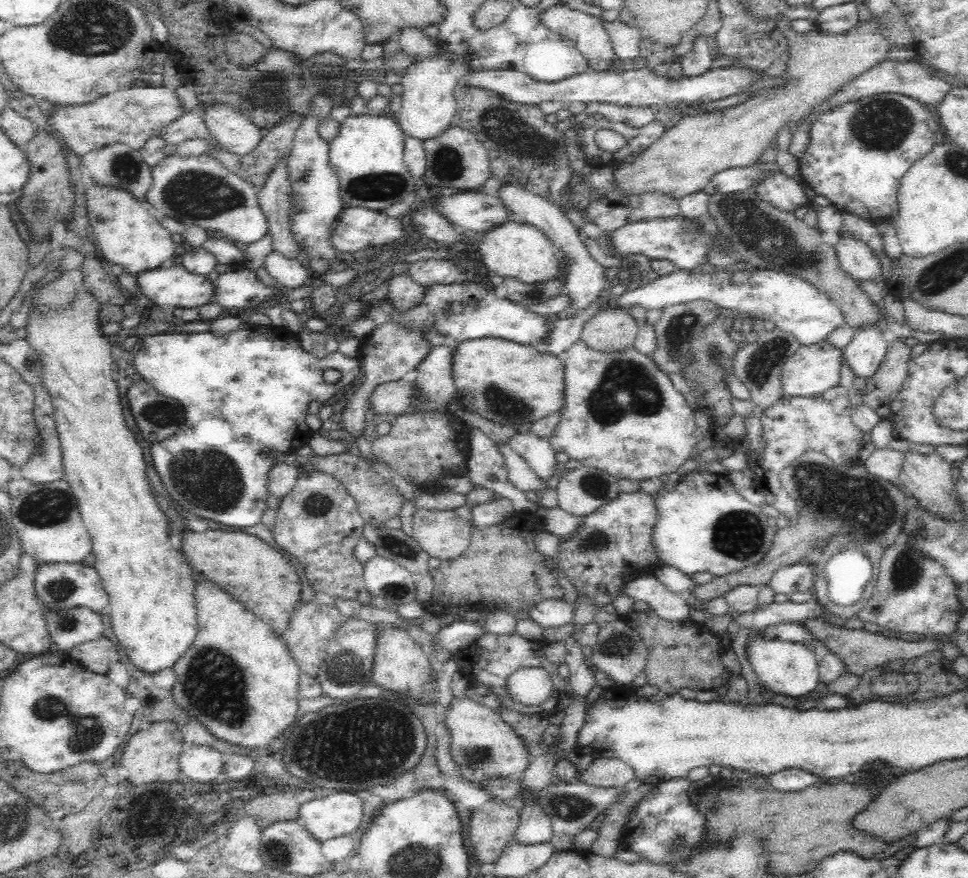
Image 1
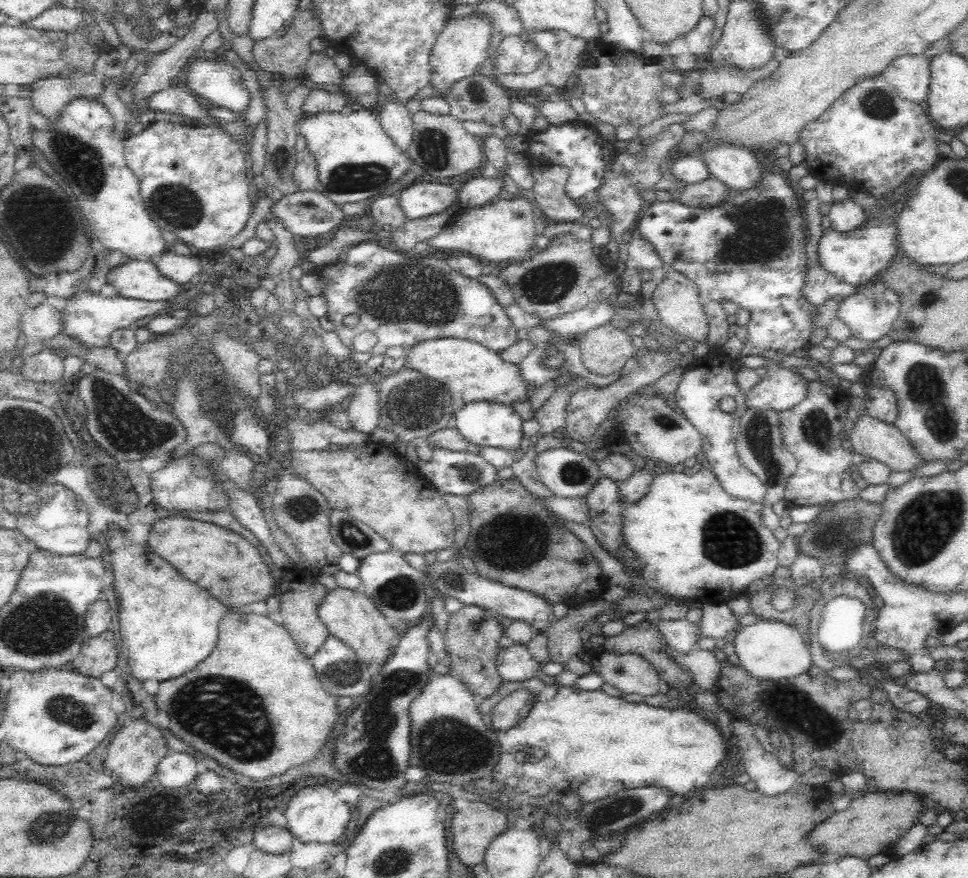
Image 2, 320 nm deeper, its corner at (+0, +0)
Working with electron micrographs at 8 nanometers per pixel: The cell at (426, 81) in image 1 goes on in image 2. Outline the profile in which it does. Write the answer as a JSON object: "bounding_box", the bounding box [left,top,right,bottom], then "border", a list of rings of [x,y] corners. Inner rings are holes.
{"bounding_box":[428,14,490,97],"border":[[[470,14],[450,20],[437,36],[428,57],[428,85],[438,90],[439,96],[444,97],[454,82],[480,71],[480,64],[487,57],[486,47],[489,43],[490,23],[483,16]]]}

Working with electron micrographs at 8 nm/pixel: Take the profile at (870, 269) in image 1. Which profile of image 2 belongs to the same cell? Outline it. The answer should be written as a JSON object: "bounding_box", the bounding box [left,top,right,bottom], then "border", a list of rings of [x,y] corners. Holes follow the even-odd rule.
{"bounding_box":[829,197,868,234],"border":[[[852,197],[844,202],[831,203],[829,212],[830,227],[837,233],[846,234],[854,230],[862,230],[868,224],[868,216]]]}

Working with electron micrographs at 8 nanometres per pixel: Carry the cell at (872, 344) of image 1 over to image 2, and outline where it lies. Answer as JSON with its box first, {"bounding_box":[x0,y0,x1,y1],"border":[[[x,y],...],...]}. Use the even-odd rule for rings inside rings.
{"bounding_box":[837,279,899,342],"border":[[[875,279],[874,283],[860,287],[860,292],[844,297],[840,302],[837,316],[849,327],[851,336],[862,342],[876,342],[888,336],[899,313],[898,295]]]}

